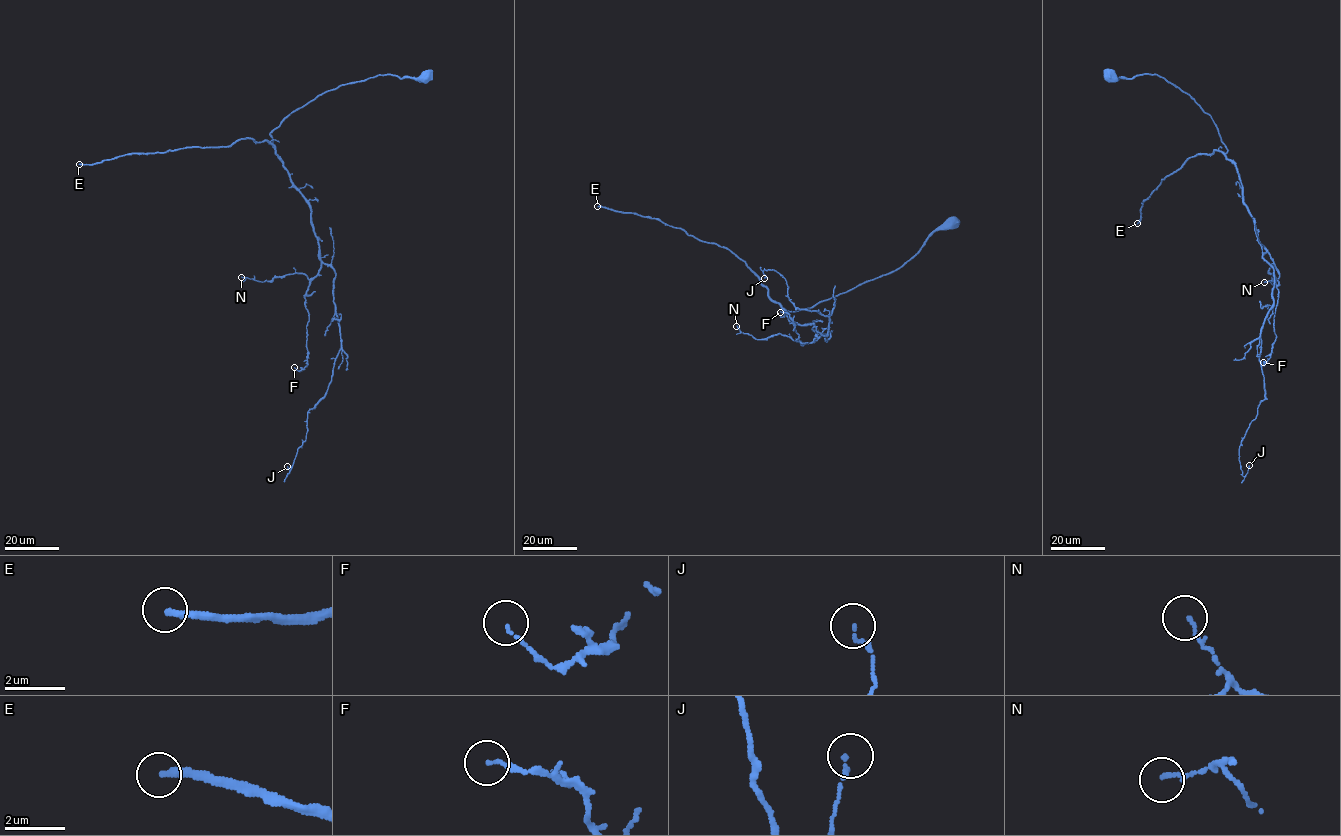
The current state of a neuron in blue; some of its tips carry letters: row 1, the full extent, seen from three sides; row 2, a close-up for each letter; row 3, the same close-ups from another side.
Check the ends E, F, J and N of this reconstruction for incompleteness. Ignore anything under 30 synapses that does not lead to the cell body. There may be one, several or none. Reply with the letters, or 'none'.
E

